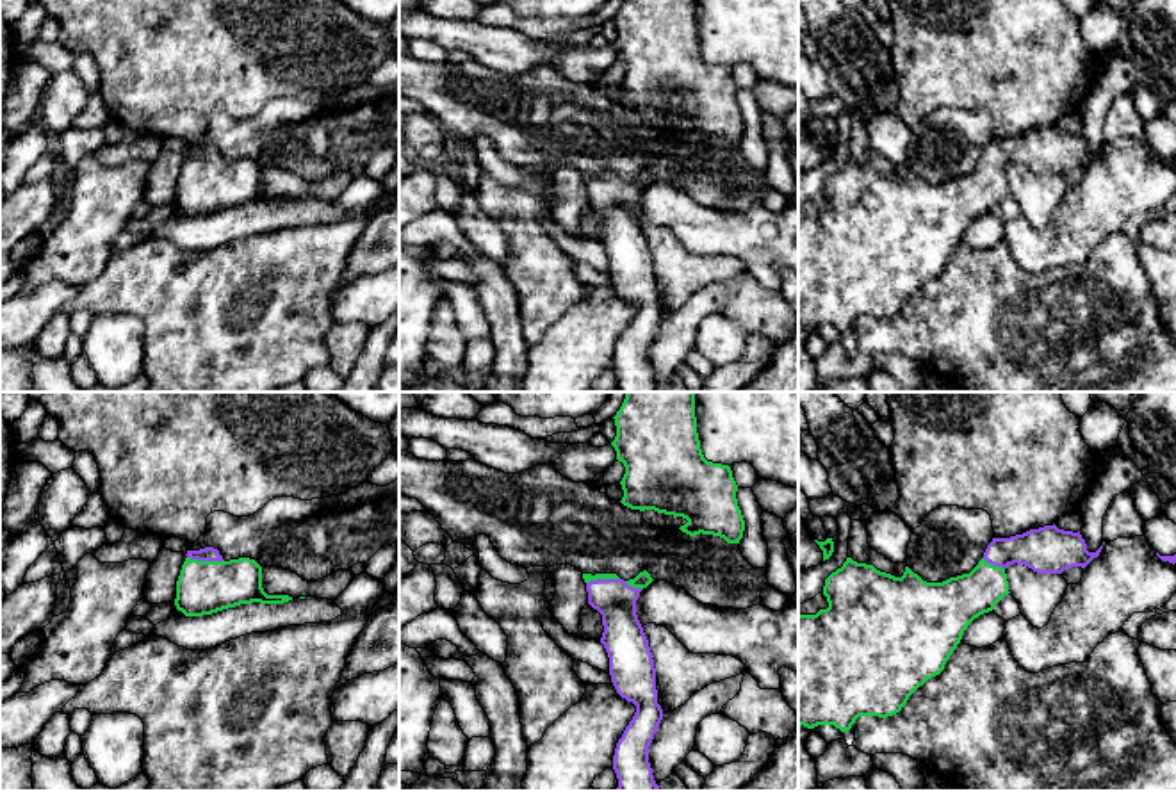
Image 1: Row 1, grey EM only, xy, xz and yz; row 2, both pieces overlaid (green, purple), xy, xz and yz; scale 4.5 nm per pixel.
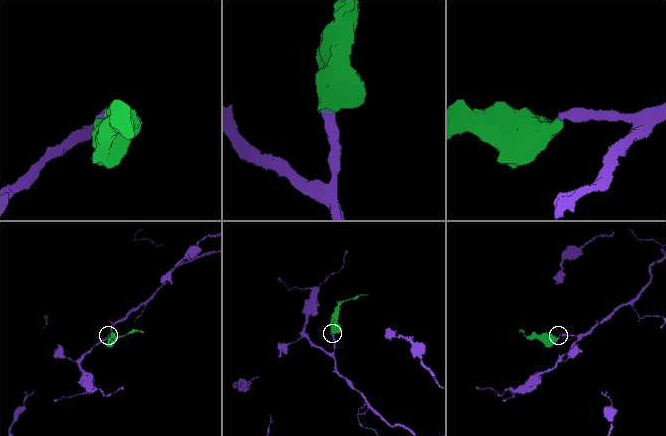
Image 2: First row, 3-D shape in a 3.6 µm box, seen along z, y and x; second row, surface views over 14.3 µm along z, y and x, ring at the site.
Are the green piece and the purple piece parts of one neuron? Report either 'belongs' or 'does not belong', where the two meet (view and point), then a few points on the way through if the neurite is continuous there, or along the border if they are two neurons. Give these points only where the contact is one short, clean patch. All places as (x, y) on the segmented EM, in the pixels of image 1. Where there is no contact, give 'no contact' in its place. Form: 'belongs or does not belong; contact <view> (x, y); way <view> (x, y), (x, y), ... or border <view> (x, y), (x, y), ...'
belongs; contact xy (205, 562); way xy (204, 587), (205, 562), (209, 553)

